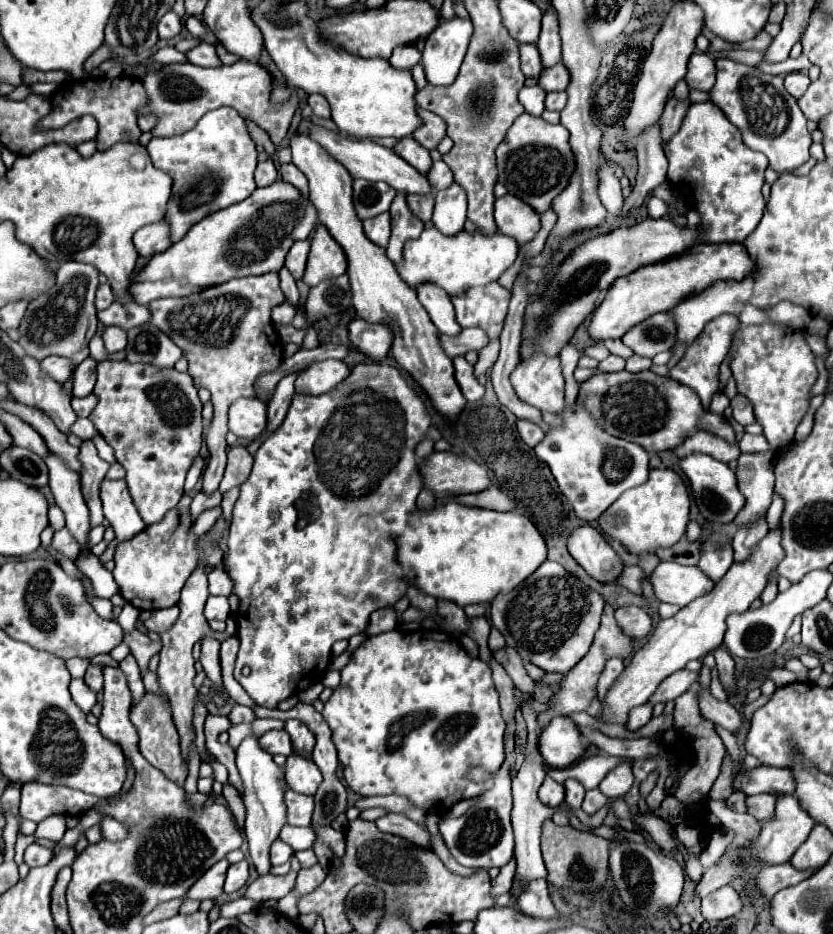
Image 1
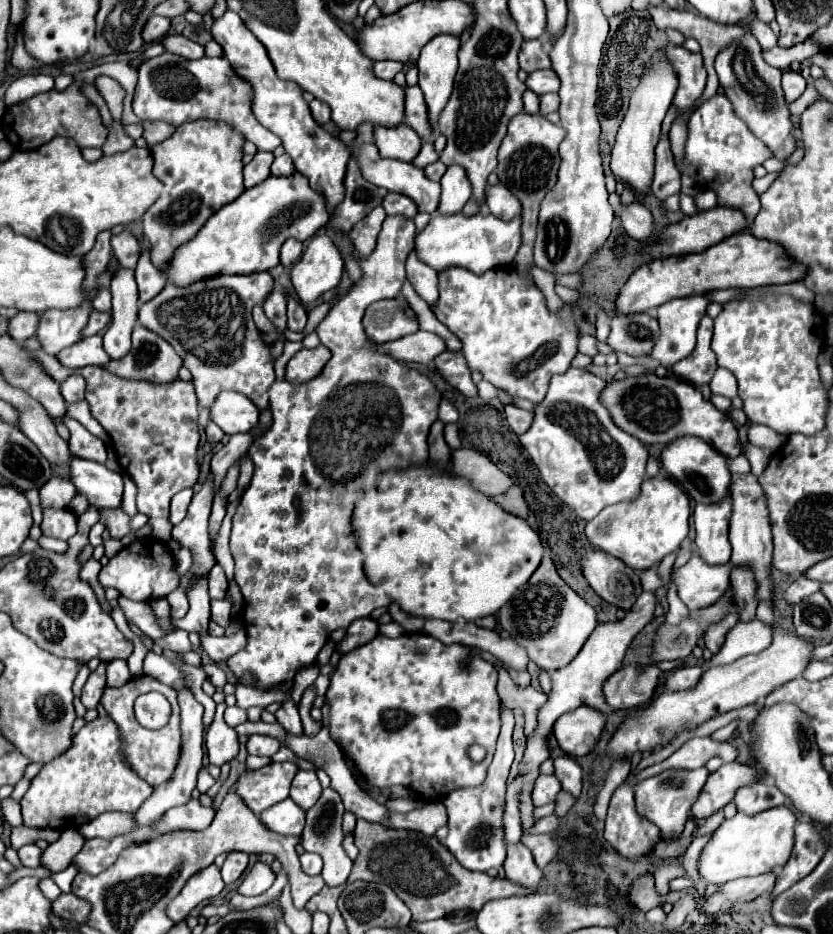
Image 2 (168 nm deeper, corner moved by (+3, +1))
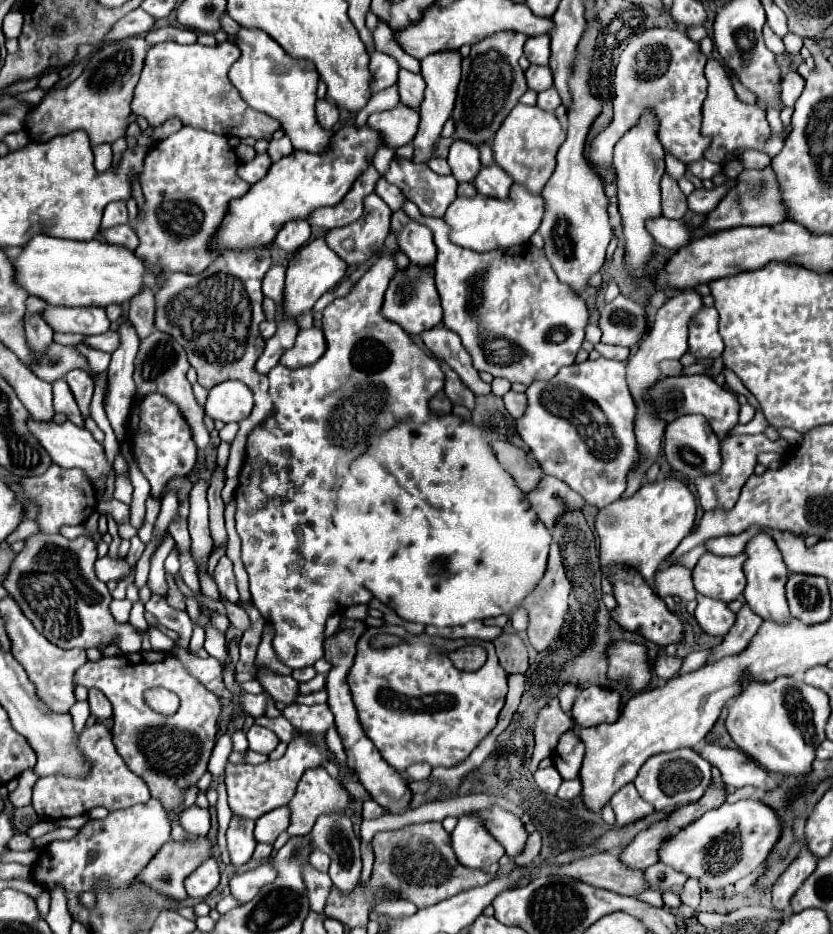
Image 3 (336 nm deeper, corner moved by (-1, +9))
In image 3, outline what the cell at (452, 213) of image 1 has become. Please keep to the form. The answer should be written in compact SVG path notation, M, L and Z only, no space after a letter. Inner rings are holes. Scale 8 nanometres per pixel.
M453 138L453 144L449 148L449 166L457 182L471 182L481 170L477 146L469 146L469 142Z

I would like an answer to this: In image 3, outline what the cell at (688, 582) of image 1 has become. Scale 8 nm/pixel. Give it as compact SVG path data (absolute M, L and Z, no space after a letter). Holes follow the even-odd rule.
M703 554L693 568L693 582L699 594L719 598L723 602L737 600L745 590L743 574L745 554L739 556L715 556Z

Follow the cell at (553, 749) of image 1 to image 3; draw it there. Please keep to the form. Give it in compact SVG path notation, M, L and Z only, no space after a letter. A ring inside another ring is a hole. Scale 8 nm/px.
M589 686L581 690L575 706L573 718L577 724L589 728L603 722L615 722L621 714L621 694L605 686Z

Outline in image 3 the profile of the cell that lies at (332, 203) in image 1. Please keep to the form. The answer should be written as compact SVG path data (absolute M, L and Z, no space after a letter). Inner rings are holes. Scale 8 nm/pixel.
M241 28L237 34L237 46L241 50L241 58L229 70L229 80L241 92L243 100L253 110L265 112L279 120L295 150L323 152L329 146L333 130L323 130L315 118L315 92L319 80L315 64L309 60L291 58L271 36L255 28Z

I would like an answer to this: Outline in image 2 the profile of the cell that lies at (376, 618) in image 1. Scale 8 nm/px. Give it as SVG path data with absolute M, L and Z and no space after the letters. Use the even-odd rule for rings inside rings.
M359 618L359 620L355 620L355 622L347 628L347 634L345 634L345 638L337 644L337 648L345 654L345 652L349 652L349 650L353 650L353 648L357 648L357 646L363 646L365 642L373 640L375 634L379 634L379 624L377 624L377 620L373 620L373 618Z

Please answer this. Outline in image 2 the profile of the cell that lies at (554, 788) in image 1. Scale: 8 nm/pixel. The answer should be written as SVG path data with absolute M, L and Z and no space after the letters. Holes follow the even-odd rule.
M539 776L533 788L533 804L535 806L543 806L549 802L555 802L557 794L561 792L561 784L557 782L555 776Z

